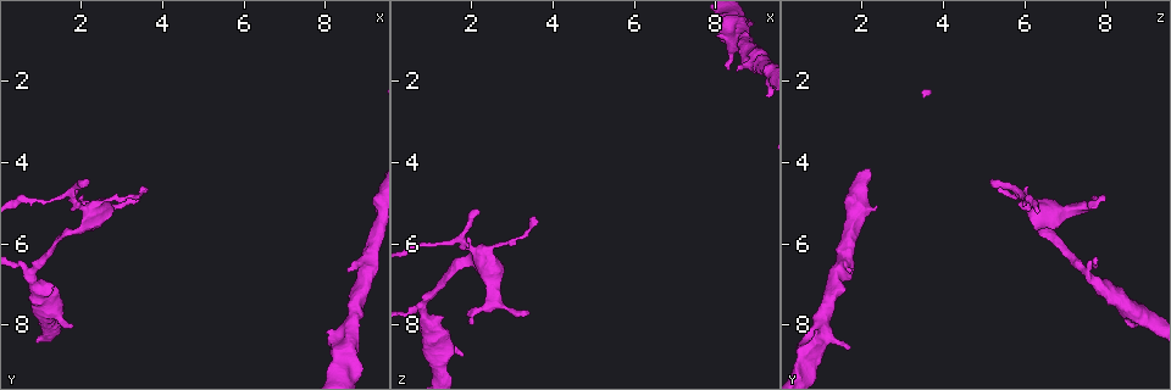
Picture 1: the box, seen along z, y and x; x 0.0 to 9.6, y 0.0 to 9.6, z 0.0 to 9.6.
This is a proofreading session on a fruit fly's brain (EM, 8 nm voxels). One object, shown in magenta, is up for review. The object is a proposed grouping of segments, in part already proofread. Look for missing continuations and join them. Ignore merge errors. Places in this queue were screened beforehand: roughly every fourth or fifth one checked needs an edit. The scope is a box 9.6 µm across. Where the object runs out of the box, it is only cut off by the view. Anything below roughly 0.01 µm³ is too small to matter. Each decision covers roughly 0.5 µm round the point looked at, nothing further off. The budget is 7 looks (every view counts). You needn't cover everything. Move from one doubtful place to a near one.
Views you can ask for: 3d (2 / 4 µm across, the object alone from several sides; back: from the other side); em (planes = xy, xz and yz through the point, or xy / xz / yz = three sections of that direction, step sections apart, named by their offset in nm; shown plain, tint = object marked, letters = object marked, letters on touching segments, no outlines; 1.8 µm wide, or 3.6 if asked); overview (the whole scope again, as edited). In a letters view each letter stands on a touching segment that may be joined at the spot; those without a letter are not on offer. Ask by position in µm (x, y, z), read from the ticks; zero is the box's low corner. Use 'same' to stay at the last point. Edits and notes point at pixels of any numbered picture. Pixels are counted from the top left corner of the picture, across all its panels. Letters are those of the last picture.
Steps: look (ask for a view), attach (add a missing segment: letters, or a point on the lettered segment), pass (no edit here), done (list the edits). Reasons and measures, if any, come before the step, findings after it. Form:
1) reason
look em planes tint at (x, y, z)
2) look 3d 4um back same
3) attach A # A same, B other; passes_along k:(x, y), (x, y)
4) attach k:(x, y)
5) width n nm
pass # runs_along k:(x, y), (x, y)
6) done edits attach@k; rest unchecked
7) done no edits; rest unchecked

look em planes letters at (2.15, 4.40, 5.15)

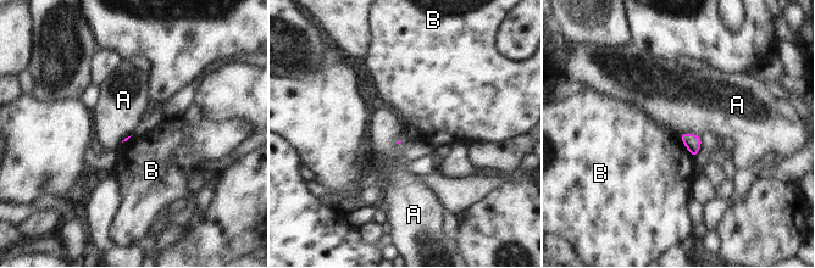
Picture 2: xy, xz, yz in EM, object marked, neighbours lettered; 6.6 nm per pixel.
longest_contact B 190 nm
pass # A other, B other; no lettered segment goes on from it

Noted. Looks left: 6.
an open end
look em xz step 8 tint at (8.60, 6.60, 1.80)

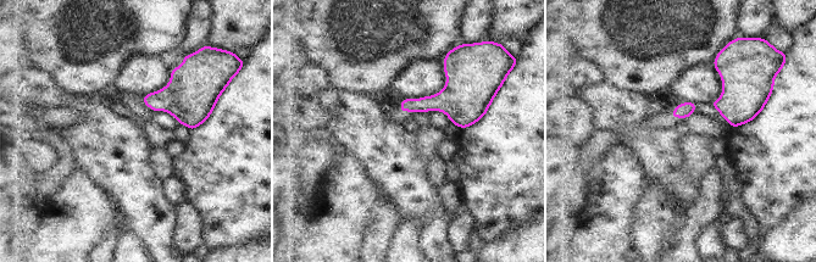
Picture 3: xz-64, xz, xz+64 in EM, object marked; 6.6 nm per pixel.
look em planes letters same

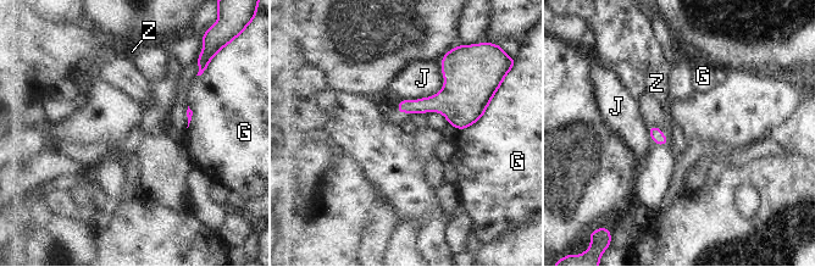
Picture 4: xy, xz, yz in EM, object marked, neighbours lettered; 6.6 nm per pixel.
pass # G other, J other, Z other; border 4:(441, 64), (437, 93), (403, 100); no lettered segment goes on from it

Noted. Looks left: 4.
branch stops here
look em planes letters at (8.35, 8.60, 1.75)

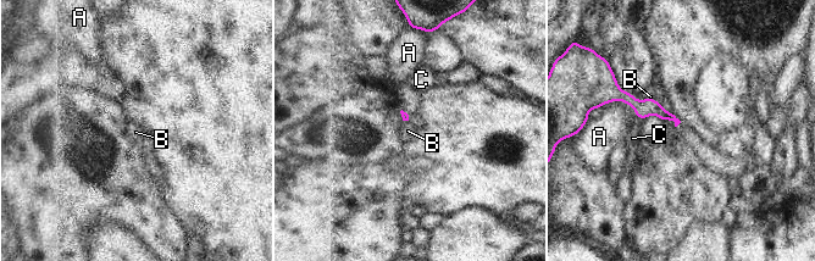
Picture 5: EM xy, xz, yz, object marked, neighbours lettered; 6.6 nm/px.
attach B # A other, B same, C other; passes_along 5:(646, 107), (678, 123), (704, 151); it goes on there

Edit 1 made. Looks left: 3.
done edits attach@5; rest unchecked

